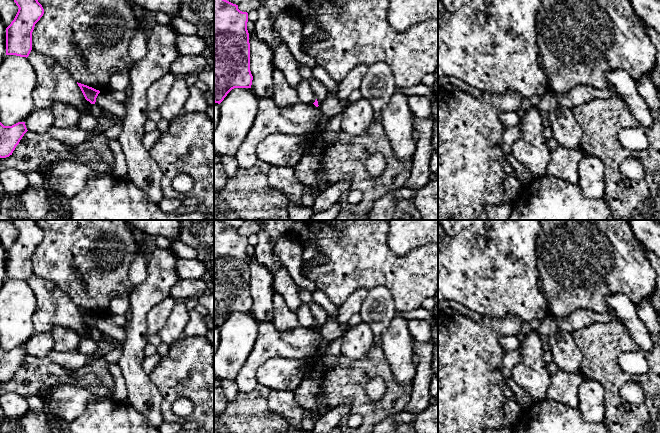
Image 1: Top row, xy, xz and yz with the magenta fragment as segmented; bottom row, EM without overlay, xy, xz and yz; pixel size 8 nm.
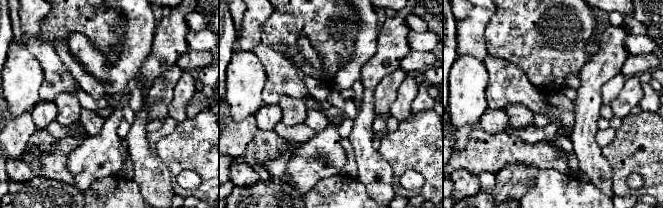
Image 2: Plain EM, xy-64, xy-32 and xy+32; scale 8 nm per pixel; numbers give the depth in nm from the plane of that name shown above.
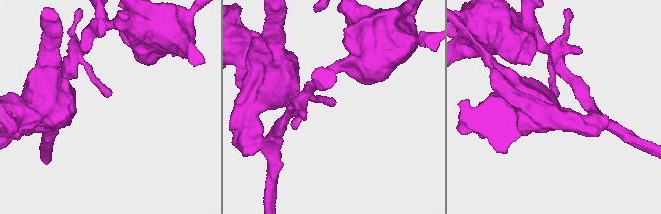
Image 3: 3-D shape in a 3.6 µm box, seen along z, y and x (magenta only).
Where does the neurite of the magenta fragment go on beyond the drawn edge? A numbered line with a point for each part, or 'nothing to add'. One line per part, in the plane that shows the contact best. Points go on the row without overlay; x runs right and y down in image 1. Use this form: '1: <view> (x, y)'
nothing to add

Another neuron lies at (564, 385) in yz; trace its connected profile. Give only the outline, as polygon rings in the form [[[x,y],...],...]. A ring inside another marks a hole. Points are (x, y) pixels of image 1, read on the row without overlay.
[[[558,369],[550,378],[550,385],[546,391],[546,397],[561,402],[566,406],[578,408],[578,389],[583,379],[584,377],[581,374]]]

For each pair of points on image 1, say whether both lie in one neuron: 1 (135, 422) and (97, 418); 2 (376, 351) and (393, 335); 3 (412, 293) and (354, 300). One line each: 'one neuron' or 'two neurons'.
1: one neuron
2: two neurons
3: two neurons

